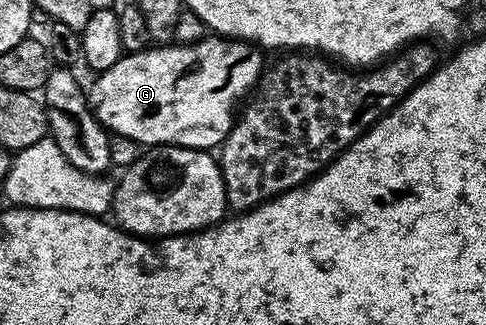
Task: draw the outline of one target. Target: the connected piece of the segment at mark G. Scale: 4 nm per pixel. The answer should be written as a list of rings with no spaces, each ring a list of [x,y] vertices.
[[[206,36],[187,45],[155,44],[136,54],[124,53],[113,68],[102,71],[96,77],[99,79],[89,86],[91,111],[106,131],[115,136],[120,134],[131,142],[140,142],[140,147],[188,146],[210,151],[222,147],[235,125],[237,107],[254,91],[265,69],[263,57],[265,54],[260,47],[222,36]]]

